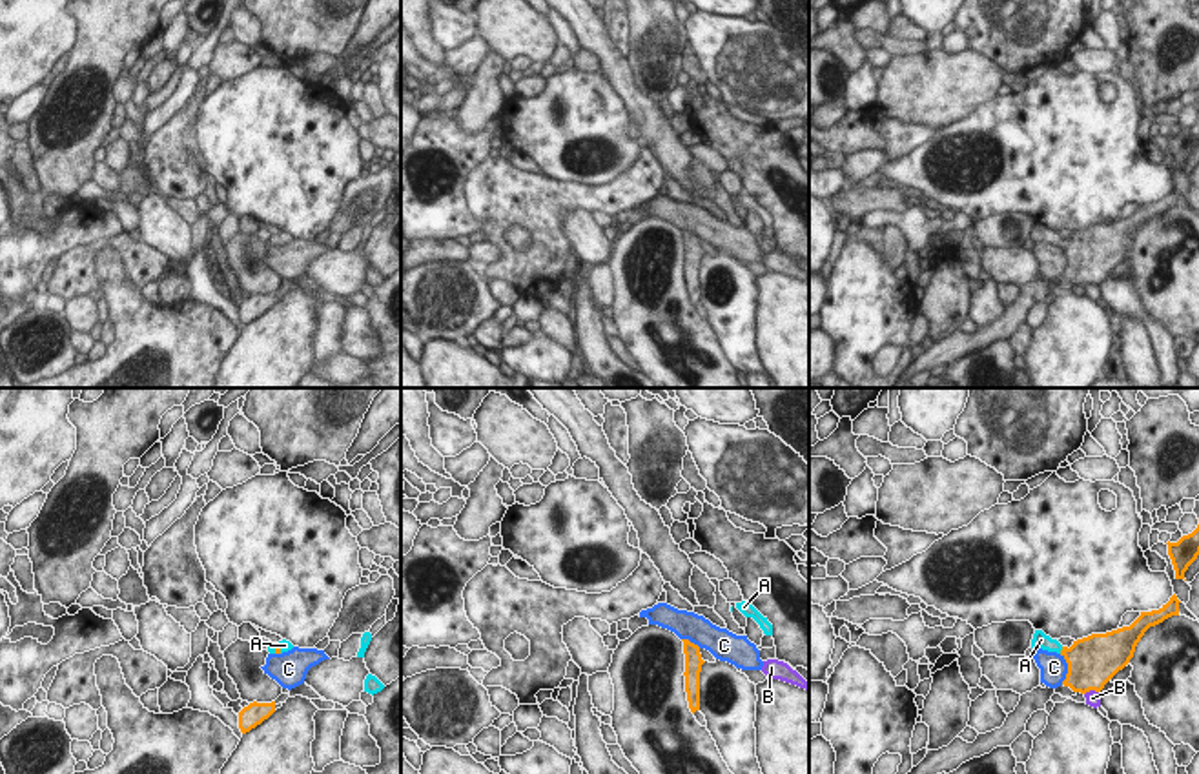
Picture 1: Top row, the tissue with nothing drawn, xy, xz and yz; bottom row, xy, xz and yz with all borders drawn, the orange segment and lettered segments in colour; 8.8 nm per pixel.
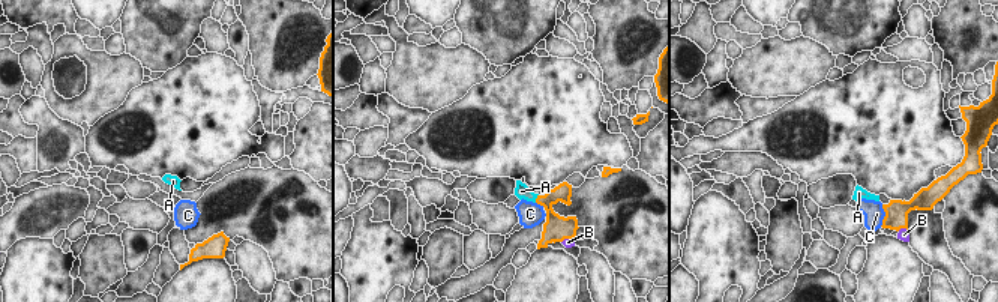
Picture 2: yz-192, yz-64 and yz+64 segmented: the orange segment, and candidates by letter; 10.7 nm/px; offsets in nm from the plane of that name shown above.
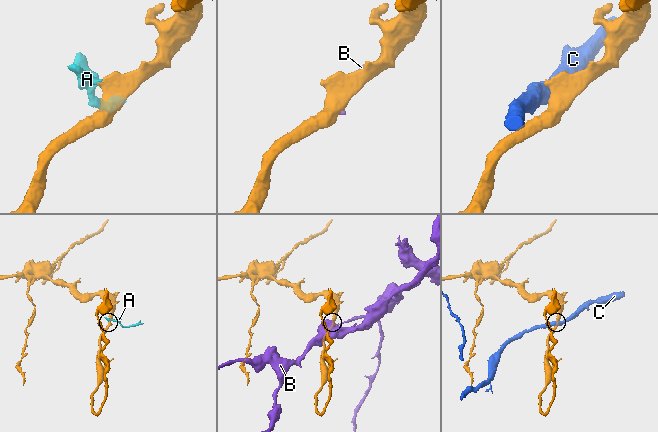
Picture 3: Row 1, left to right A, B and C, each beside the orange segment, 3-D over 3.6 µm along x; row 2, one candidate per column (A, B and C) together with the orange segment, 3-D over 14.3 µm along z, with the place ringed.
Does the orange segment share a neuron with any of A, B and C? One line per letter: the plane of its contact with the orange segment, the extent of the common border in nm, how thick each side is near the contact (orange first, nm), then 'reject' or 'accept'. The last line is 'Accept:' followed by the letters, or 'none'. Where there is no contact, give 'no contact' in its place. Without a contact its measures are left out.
A: contact in yz; length 70 nm; calibres 380 and 140 nm; accept
B: contact in yz; length 130 nm; calibres 440 and 130 nm; reject
C: contact in yz; length 280 nm; calibres 440 and 240 nm; reject
Accept: A

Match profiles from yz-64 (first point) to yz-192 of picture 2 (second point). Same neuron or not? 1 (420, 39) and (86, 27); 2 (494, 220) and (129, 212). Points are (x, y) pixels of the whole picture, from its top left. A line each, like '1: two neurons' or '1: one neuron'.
1: two neurons
2: one neuron

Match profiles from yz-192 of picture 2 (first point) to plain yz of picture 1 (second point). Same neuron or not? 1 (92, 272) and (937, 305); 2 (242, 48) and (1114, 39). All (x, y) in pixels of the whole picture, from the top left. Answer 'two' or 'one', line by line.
1: one
2: one

